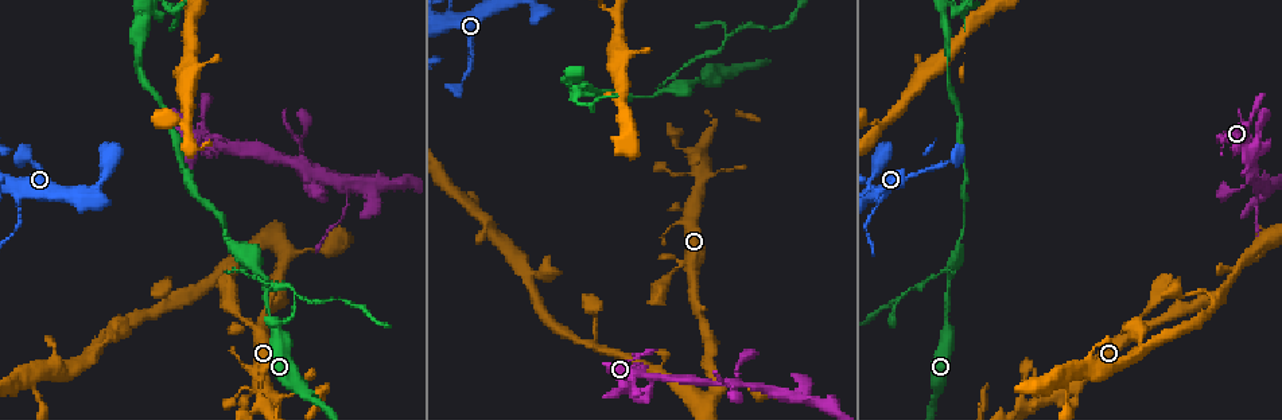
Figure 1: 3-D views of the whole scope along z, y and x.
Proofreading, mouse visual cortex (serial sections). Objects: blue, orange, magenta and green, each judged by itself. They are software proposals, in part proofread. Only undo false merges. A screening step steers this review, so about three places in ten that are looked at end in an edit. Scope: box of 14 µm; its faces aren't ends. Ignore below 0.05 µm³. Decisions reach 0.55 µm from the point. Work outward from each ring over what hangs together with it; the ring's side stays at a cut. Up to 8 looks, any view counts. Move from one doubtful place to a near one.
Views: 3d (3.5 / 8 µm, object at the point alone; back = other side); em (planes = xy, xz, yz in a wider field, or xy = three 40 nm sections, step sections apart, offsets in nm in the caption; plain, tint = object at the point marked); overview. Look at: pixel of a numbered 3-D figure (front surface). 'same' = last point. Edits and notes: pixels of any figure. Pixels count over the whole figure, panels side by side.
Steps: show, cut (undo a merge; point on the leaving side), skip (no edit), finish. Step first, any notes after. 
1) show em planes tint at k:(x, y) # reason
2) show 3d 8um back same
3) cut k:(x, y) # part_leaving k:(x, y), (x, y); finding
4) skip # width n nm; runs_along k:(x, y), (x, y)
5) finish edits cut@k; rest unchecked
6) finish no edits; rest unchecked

show 3d 3.5um at 1:(601, 350) # side arm on a straight run

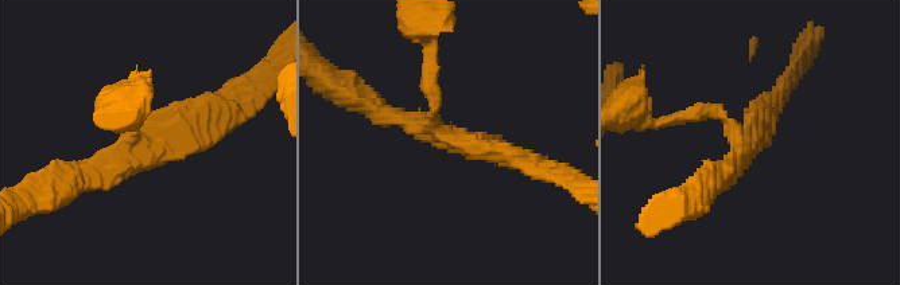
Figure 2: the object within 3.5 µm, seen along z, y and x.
show em xy step 2 tint at 2:(448, 135) # arms 3; arm_widths 200, 250, 300 nm

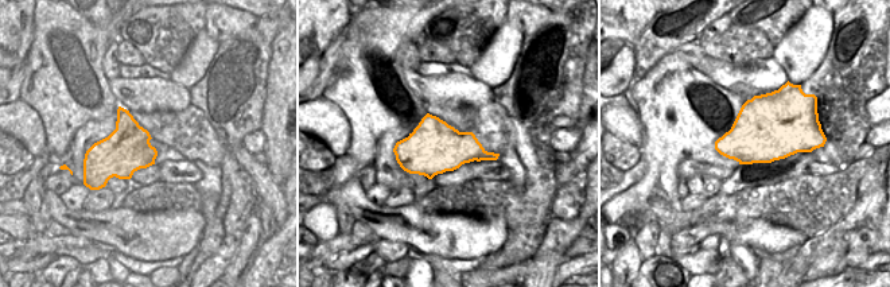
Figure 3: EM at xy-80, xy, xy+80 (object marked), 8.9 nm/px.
show em xy step 3 tint same

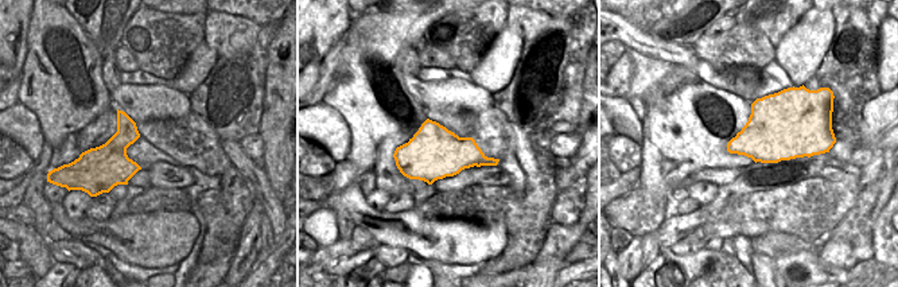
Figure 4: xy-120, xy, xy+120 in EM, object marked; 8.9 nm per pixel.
skip # runs_along 2:(218, 110), (70, 180); continuous, no second cell

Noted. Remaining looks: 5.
show 3d 3.5um at 1:(256, 263) # side arm on a straight run

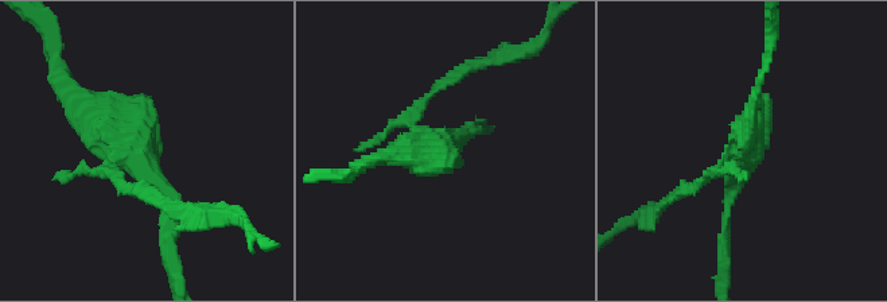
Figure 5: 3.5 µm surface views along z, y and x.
show em xy step 3 tint at 5:(438, 145)

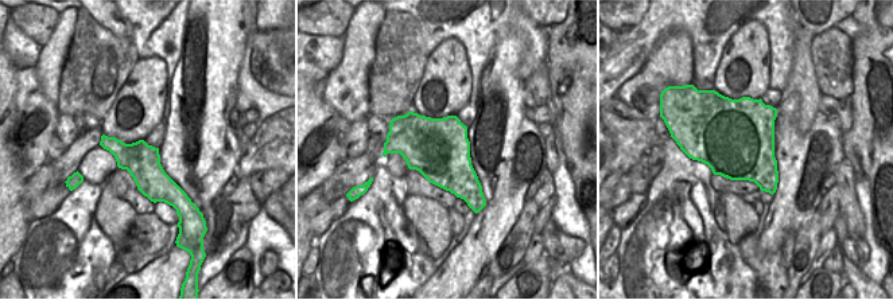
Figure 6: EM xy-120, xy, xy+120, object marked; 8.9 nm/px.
cut 5:(440, 85) # part_leaving 5:(416, 119), (446, 81), (512, 54); two cells meet here

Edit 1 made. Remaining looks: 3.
show overview # see it whole again

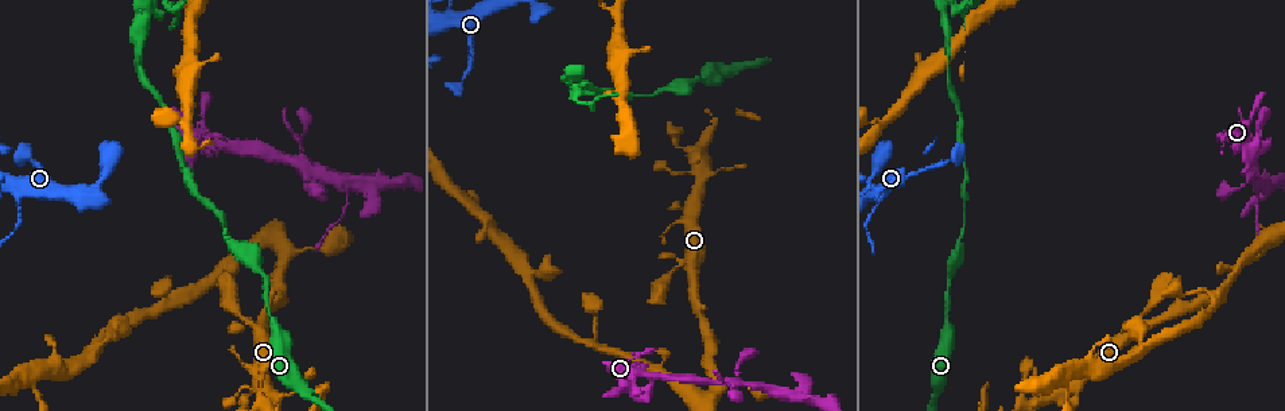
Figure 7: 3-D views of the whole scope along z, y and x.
show 3d 3.5um at 7:(946, 24)

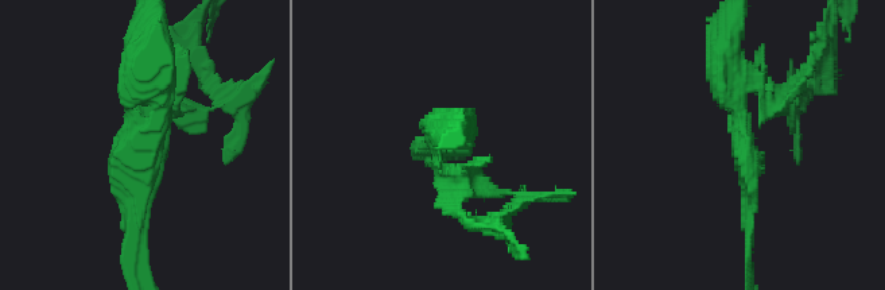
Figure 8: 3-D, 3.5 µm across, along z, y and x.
show em xy step 2 tint at 8:(740, 148)

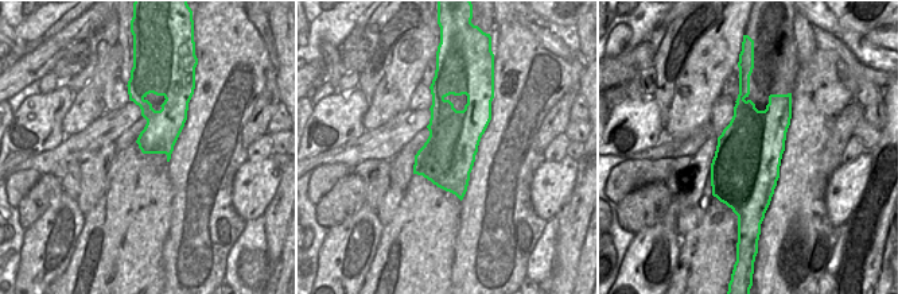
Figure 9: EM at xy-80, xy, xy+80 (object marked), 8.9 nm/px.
skip # arms 3; runs_along 8:(749, 234), (736, 97), (767, 97); one cell here

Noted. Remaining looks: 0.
finish edits cut@5; rest unchecked

